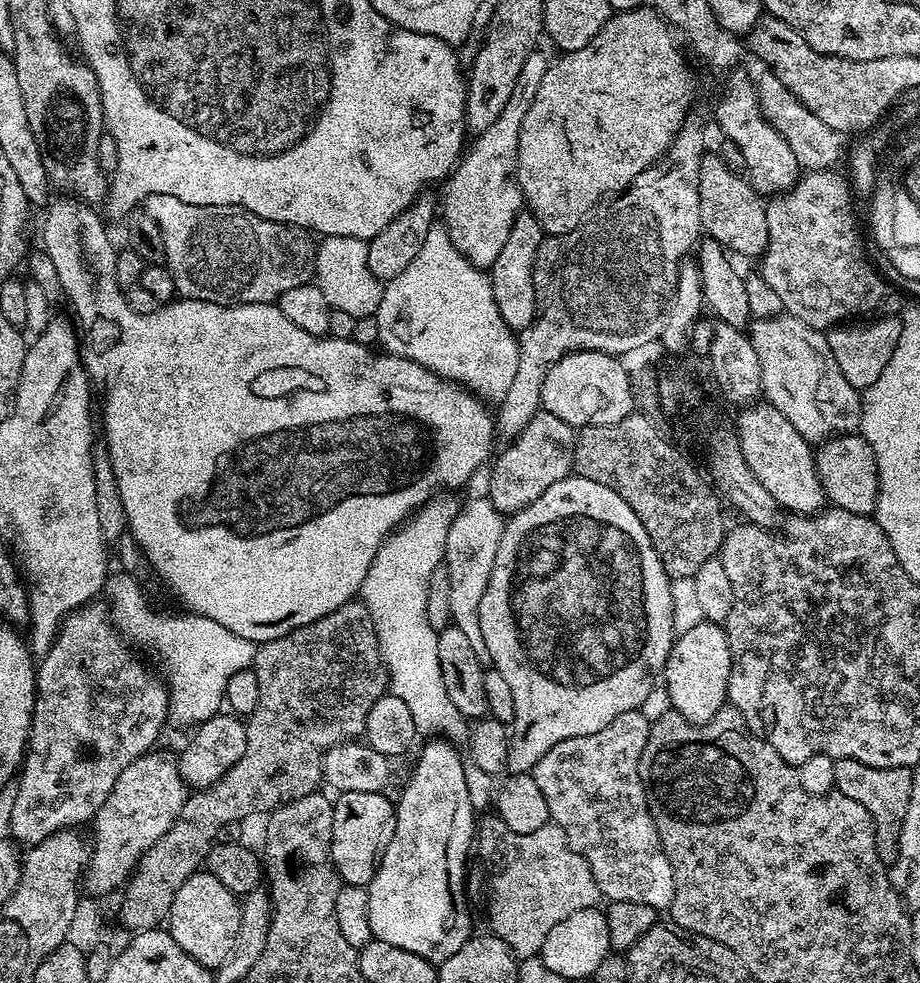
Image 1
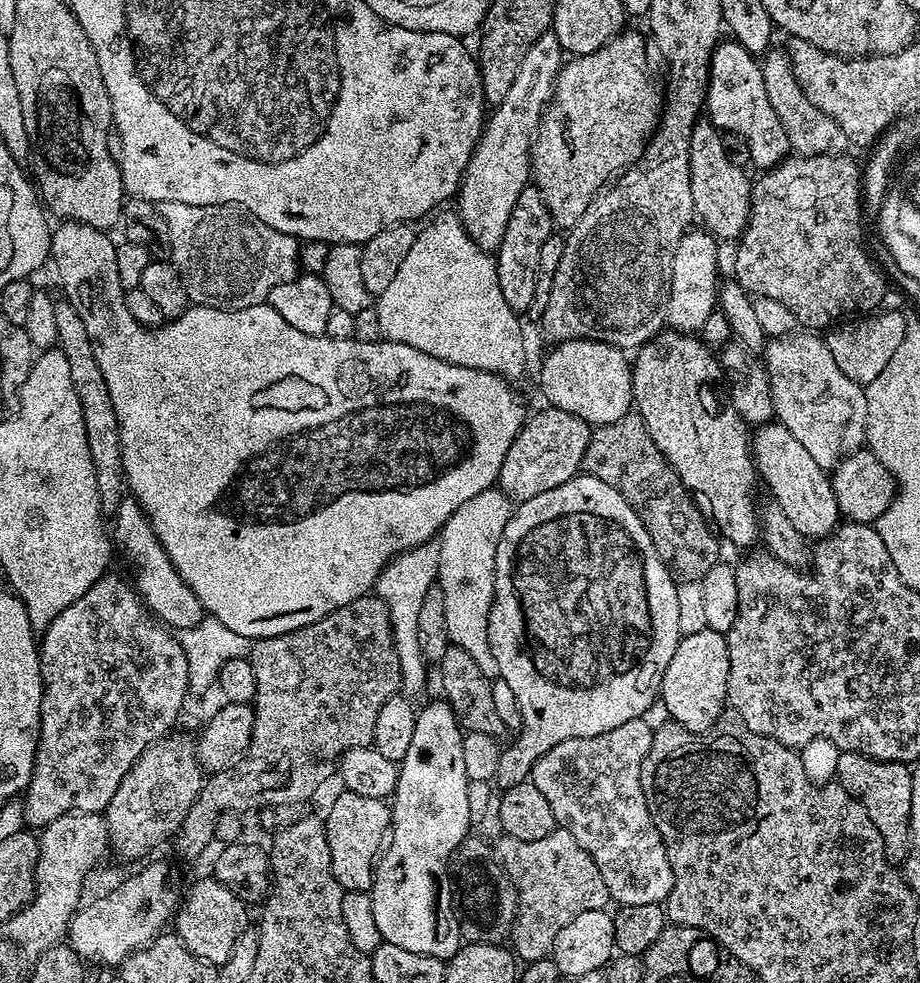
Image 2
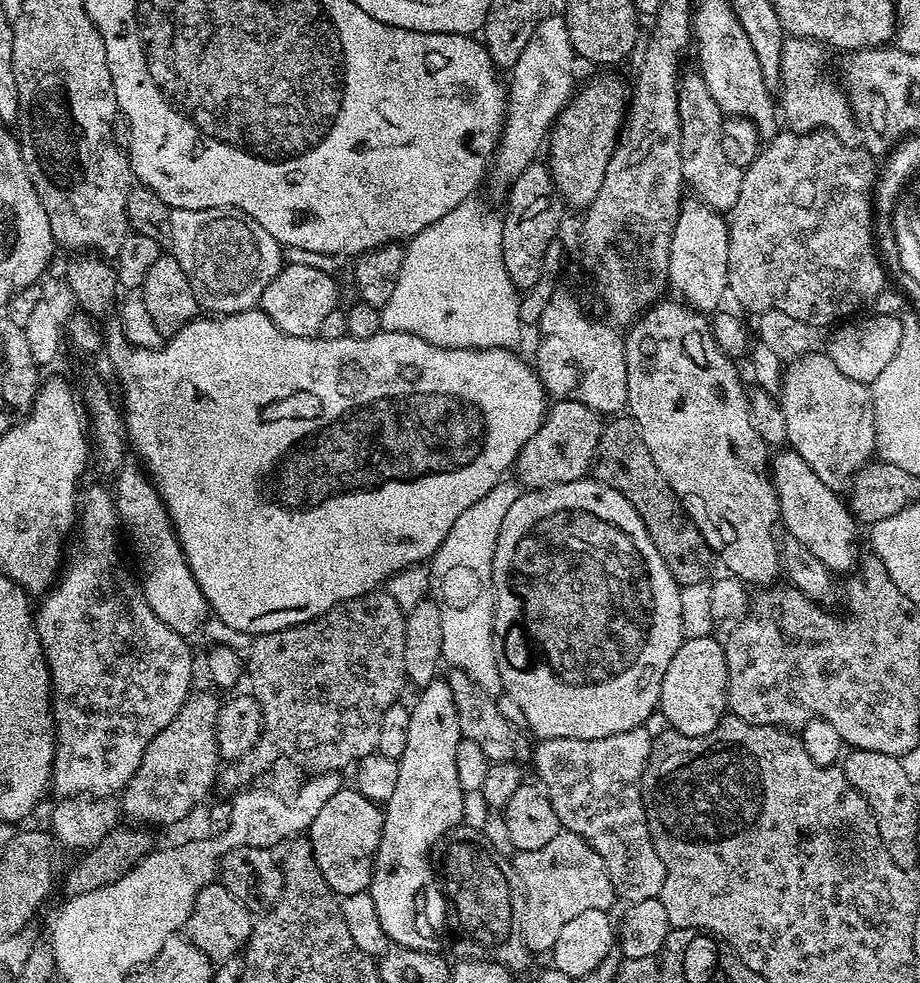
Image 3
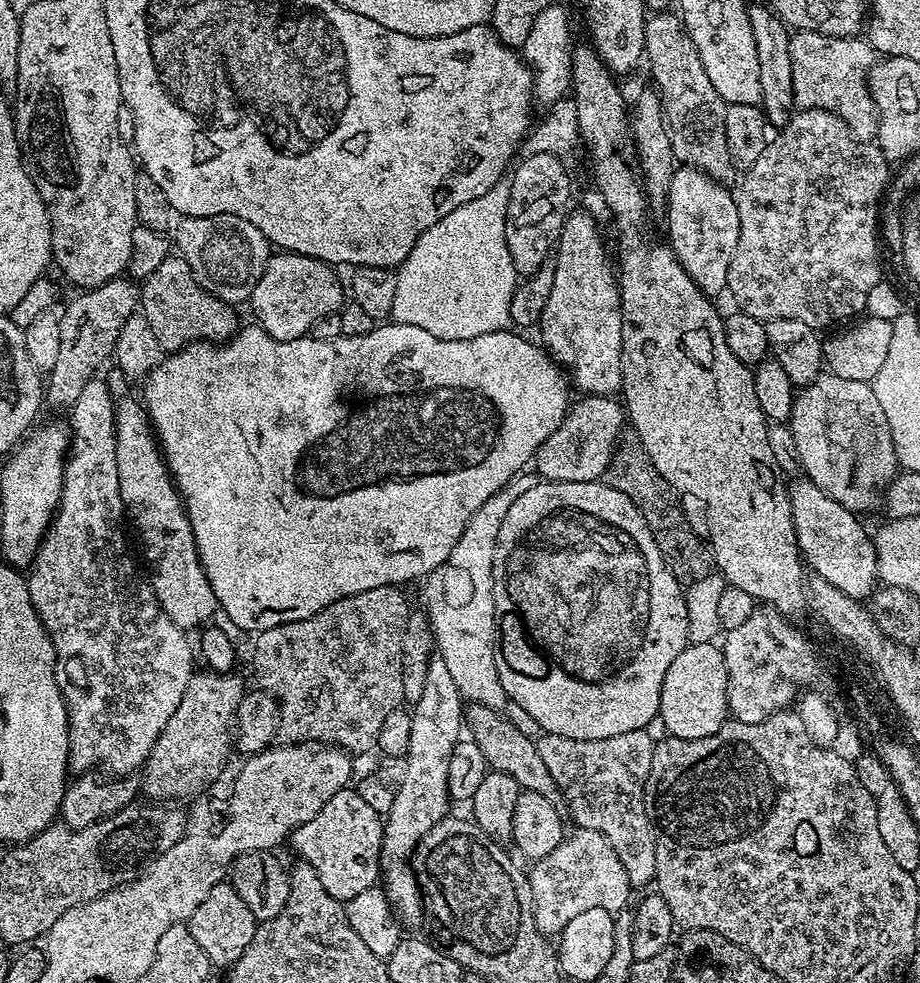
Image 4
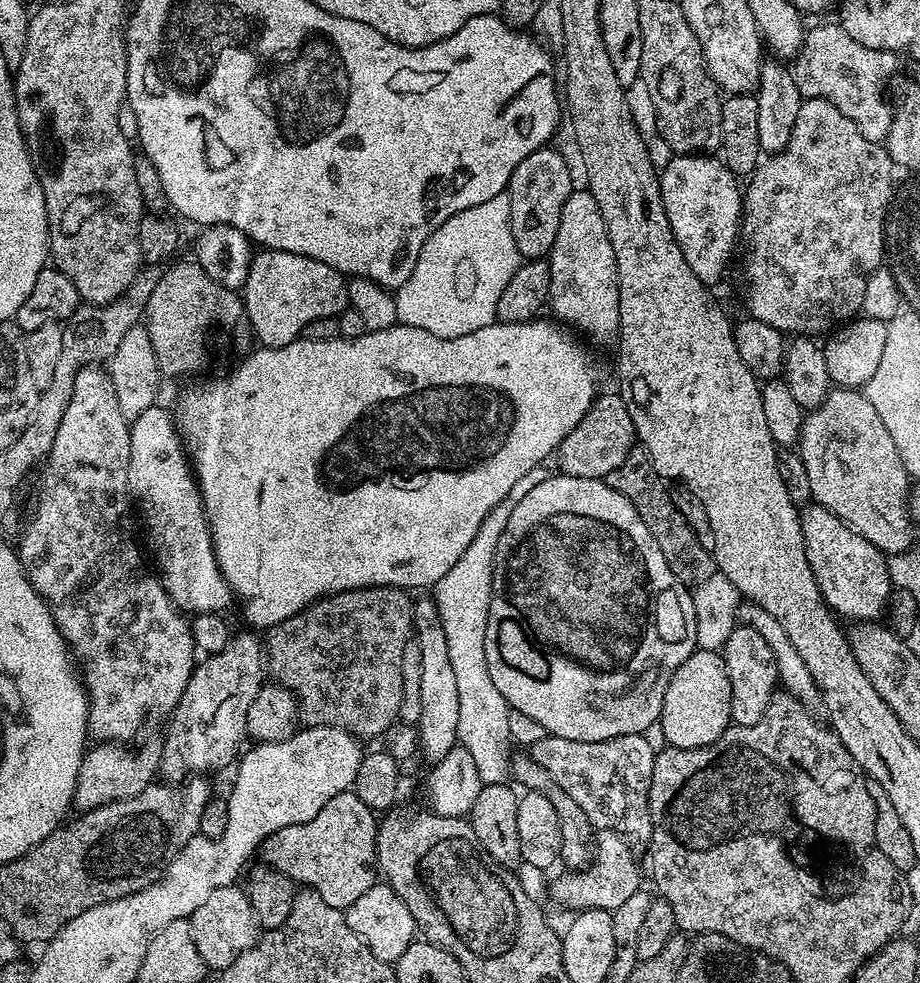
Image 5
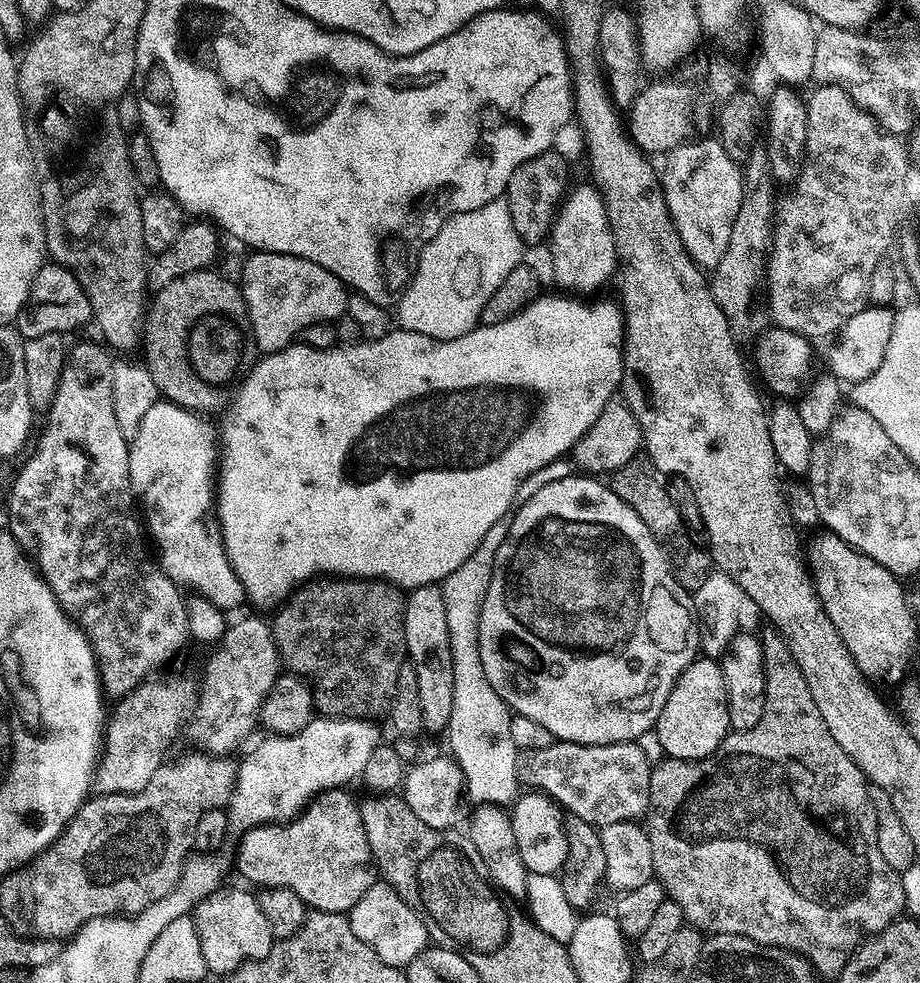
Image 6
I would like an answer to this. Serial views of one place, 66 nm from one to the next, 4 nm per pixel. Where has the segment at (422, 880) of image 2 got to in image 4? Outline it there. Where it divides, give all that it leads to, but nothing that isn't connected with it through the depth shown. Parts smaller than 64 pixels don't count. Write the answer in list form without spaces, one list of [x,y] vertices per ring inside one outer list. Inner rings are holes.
[[[438,654],[433,655],[426,674],[426,686],[422,686],[422,698],[411,713],[410,750],[403,761],[404,777],[400,780],[400,788],[395,789],[393,805],[384,820],[384,841],[380,851],[382,887],[397,920],[405,929],[416,928],[426,920],[424,894],[412,869],[412,853],[420,845],[422,837],[449,815],[450,754],[462,738],[462,721],[466,716],[465,701],[458,686],[454,686],[454,678],[450,678],[446,662]]]

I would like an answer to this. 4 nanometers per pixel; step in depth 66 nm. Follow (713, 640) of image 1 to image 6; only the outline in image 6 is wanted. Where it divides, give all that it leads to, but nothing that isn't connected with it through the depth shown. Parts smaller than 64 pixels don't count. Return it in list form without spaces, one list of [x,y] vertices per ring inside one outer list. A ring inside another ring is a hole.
[[[693,660],[678,678],[674,690],[658,714],[654,737],[660,743],[665,757],[674,760],[701,760],[714,750],[730,734],[728,722],[728,691],[724,681],[724,669],[712,660]]]

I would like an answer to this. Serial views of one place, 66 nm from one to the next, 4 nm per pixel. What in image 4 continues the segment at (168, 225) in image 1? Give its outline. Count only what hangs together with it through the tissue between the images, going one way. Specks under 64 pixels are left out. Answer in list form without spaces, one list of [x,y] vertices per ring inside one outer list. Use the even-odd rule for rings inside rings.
[[[223,212],[217,216],[183,217],[175,225],[175,232],[178,254],[211,296],[233,306],[240,306],[243,300],[251,301],[254,286],[268,269],[270,255],[268,240],[258,226]]]

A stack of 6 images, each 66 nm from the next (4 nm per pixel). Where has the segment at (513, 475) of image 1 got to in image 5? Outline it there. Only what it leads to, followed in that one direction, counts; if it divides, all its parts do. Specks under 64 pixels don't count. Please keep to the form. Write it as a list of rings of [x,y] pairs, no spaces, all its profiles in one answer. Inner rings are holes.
[[[601,391],[582,418],[582,422],[578,422],[578,426],[574,426],[570,434],[566,434],[566,438],[554,453],[554,460],[560,463],[559,471],[565,476],[604,480],[610,474],[610,470],[618,470],[618,466],[626,462],[636,443],[634,422],[619,391]]]

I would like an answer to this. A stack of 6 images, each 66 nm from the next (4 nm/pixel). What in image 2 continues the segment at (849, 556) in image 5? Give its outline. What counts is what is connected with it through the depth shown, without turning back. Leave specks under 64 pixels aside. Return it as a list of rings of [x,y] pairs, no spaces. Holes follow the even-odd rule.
[[[769,422],[759,425],[751,433],[752,460],[756,464],[759,479],[768,487],[767,495],[782,506],[786,518],[794,522],[794,526],[805,538],[823,538],[836,531],[842,517],[838,510],[838,502],[834,498],[832,481],[829,473],[786,430],[779,422]]]

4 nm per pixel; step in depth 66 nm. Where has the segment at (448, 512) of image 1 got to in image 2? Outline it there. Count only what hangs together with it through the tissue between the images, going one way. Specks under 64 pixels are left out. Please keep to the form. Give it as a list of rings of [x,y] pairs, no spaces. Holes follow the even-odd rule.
[[[436,542],[419,544],[398,555],[384,566],[378,574],[374,595],[386,606],[388,617],[392,623],[392,637],[396,643],[398,666],[400,667],[400,683],[408,694],[420,692],[428,680],[429,661],[424,659],[424,648],[420,644],[418,634],[418,606],[422,606],[422,598],[426,598],[426,590],[434,587],[438,580],[440,565],[440,545]]]

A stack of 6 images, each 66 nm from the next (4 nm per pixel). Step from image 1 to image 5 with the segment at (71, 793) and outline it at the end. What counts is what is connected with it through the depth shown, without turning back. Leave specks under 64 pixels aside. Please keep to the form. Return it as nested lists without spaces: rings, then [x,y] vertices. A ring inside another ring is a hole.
[[[89,366],[78,370],[74,378],[74,394],[70,394],[70,406],[62,414],[62,422],[58,422],[58,434],[54,434],[54,446],[43,461],[44,469],[40,472],[40,485],[36,488],[36,501],[32,504],[32,513],[24,524],[24,533],[18,543],[18,555],[28,580],[34,590],[48,603],[50,614],[64,636],[64,643],[70,646],[73,657],[76,656],[84,663],[82,668],[82,683],[88,693],[88,734],[96,742],[132,742],[140,732],[148,712],[157,712],[167,717],[175,708],[186,690],[186,682],[190,682],[192,669],[198,663],[198,649],[192,640],[192,626],[189,617],[181,612],[176,604],[166,594],[160,584],[159,575],[153,574],[144,565],[144,556],[132,537],[132,520],[134,512],[128,509],[130,493],[128,491],[128,463],[130,462],[130,422],[122,418],[122,409],[118,407],[118,394],[114,394],[114,382],[107,370],[100,366]]]

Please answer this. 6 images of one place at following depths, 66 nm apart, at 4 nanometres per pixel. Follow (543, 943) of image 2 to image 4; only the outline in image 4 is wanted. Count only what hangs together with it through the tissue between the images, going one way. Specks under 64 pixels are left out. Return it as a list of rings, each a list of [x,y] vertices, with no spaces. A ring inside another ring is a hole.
[[[577,827],[563,837],[558,846],[546,858],[535,861],[532,869],[527,869],[528,885],[533,892],[533,918],[537,930],[547,938],[559,937],[561,930],[577,914],[585,910],[601,908],[610,913],[623,912],[629,907],[628,895],[634,892],[634,886],[602,834],[594,830]]]

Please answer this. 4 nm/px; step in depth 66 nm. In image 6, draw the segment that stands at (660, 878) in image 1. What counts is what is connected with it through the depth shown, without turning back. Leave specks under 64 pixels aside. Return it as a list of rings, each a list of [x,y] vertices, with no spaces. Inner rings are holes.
[[[569,740],[542,746],[542,750],[520,752],[516,757],[516,778],[521,785],[552,797],[588,824],[636,822],[649,811],[650,774],[653,765],[636,742],[627,744],[575,744]]]

